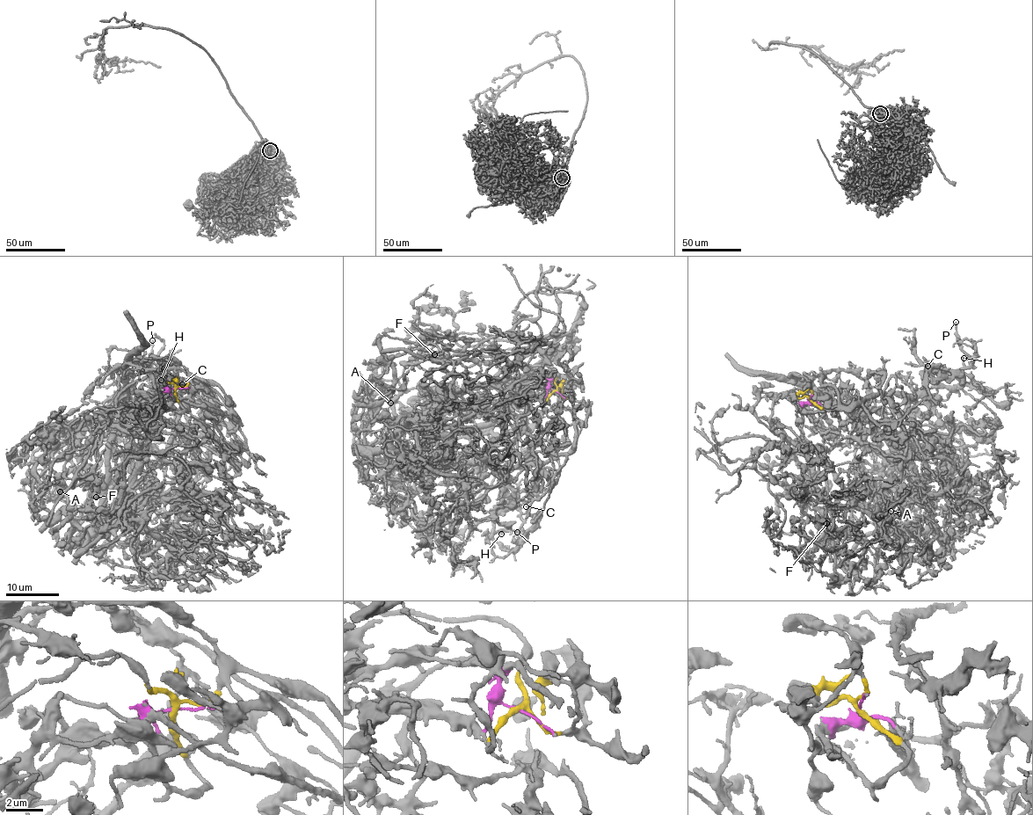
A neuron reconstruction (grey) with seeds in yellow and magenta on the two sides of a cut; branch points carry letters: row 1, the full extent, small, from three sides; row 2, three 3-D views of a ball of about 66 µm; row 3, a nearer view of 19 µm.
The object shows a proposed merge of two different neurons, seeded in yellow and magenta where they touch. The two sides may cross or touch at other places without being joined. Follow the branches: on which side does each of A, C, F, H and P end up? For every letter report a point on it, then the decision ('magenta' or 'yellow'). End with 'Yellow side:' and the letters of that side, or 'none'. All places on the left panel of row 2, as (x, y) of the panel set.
A: at (60, 491); yellow
C: at (182, 384); magenta
F: at (96, 497); yellow
H: at (161, 380); magenta
P: at (152, 340); magenta
Yellow side: A, F

